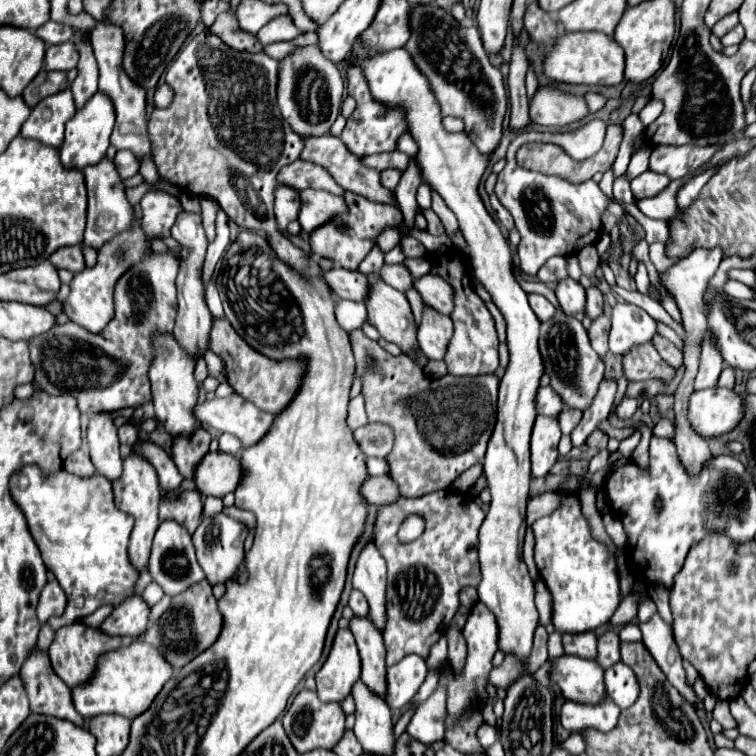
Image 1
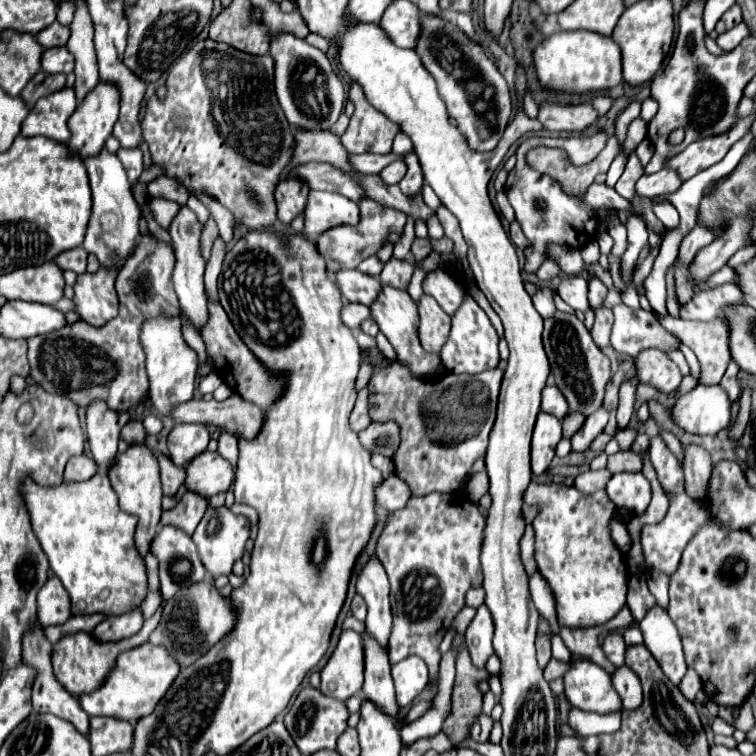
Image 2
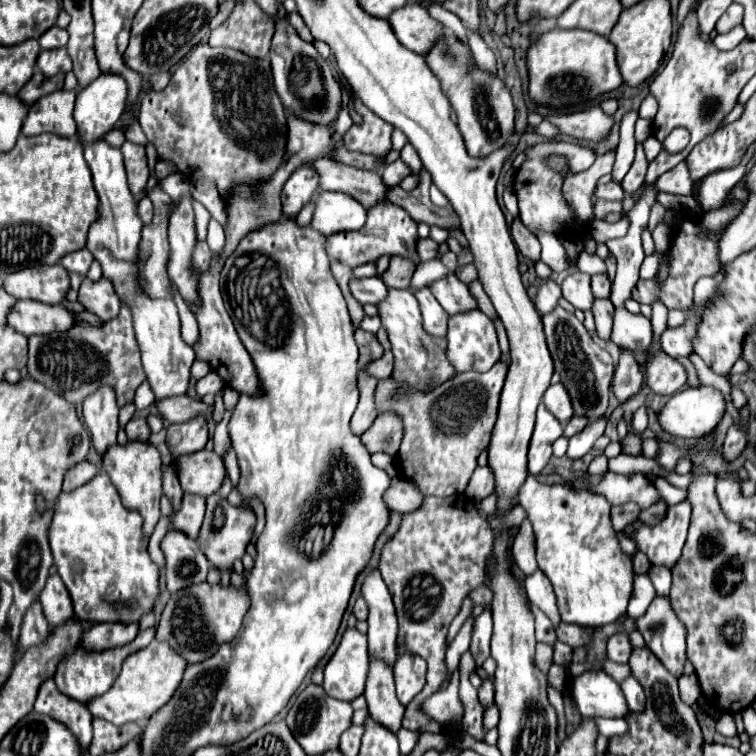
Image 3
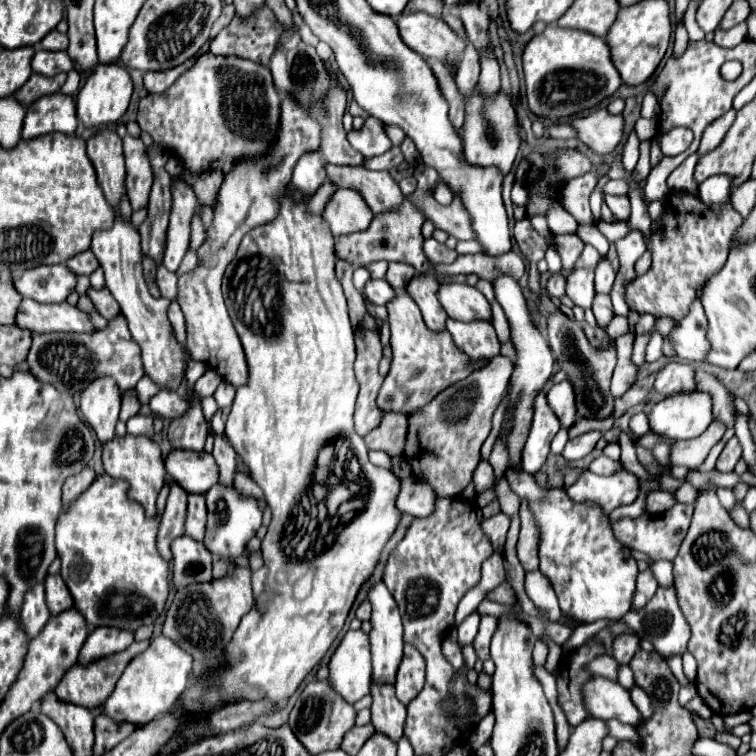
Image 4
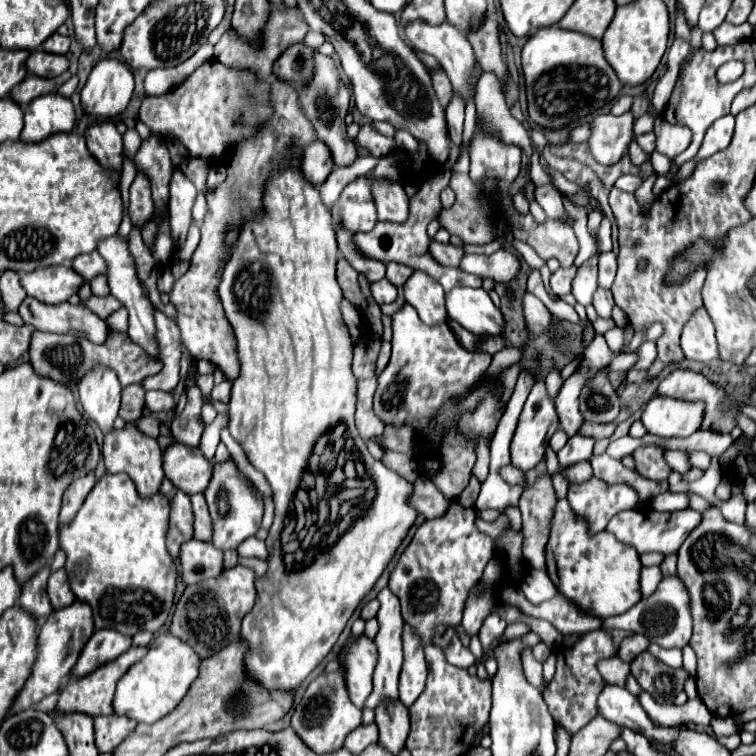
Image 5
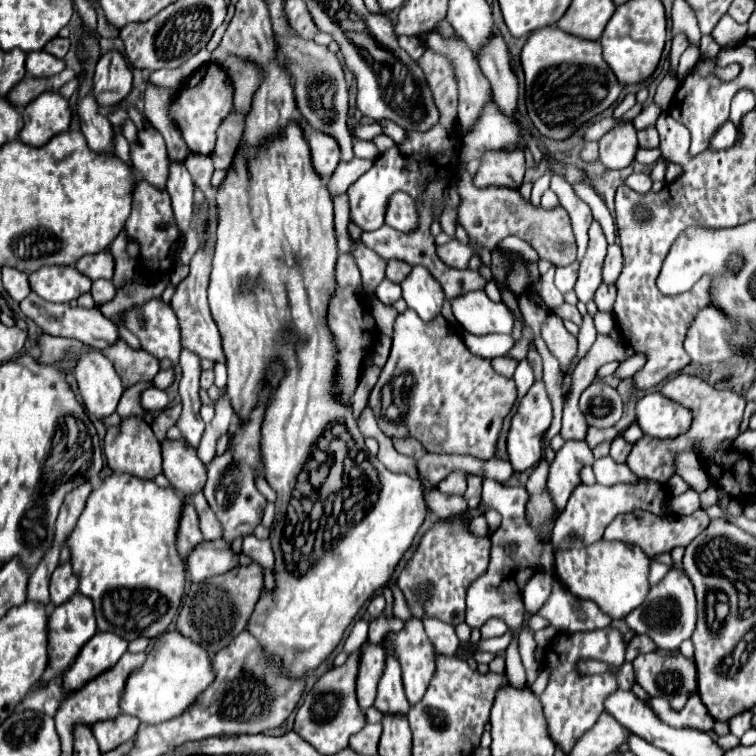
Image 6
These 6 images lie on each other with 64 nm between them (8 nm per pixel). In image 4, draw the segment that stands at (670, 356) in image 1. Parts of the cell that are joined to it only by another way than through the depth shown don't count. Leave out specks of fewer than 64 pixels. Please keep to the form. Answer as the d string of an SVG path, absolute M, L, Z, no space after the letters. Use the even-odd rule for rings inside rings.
M696 370L695 380L699 390L710 392L714 397L714 420L698 438L678 441L674 446L678 446L678 455L682 455L682 453L686 453L687 448L694 445L703 445L706 439L718 439L718 442L710 450L705 462L697 468L697 470L704 472L716 467L716 462L726 442L735 435L734 413L736 408L733 396L730 395L716 377L708 376L702 370Z

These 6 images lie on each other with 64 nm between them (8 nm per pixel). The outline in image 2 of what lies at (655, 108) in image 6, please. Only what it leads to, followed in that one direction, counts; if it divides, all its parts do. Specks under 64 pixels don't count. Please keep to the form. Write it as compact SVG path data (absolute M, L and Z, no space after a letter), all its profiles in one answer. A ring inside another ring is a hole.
M636 118L636 120L628 126L628 138L626 138L626 142L624 143L624 152L626 152L628 156L630 156L634 148L646 138L646 128L648 128L648 124L646 124L642 118Z

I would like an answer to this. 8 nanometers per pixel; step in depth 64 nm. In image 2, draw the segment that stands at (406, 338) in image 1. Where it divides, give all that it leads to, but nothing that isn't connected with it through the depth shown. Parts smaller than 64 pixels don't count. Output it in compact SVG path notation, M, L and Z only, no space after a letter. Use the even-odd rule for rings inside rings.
M384 286L380 296L372 302L372 316L374 320L378 322L380 326L380 332L384 332L384 336L390 340L390 344L394 346L396 350L396 360L400 364L406 364L408 370L412 372L412 376L416 378L438 378L440 372L442 372L442 360L440 360L440 354L432 354L432 352L426 352L420 344L420 338L418 338L418 322L420 322L420 316L418 316L418 304L410 298L410 294L406 290L398 290L398 288L388 288Z

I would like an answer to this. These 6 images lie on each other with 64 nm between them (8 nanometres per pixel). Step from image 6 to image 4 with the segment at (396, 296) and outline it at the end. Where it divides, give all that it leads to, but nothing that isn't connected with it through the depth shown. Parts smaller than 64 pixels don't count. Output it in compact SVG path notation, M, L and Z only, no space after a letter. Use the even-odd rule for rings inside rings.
M370 280L366 284L366 292L364 292L372 304L388 304L394 298L394 288L386 282L386 280Z

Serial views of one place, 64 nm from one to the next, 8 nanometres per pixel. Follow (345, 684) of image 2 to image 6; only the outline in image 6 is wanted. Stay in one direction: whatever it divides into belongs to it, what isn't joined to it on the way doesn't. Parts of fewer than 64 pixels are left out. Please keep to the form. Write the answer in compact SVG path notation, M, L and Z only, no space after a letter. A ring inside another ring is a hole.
M366 642L362 646L362 658L360 658L360 672L356 682L356 694L358 704L362 710L368 710L374 704L376 698L376 684L380 680L380 672L384 672L384 648Z

